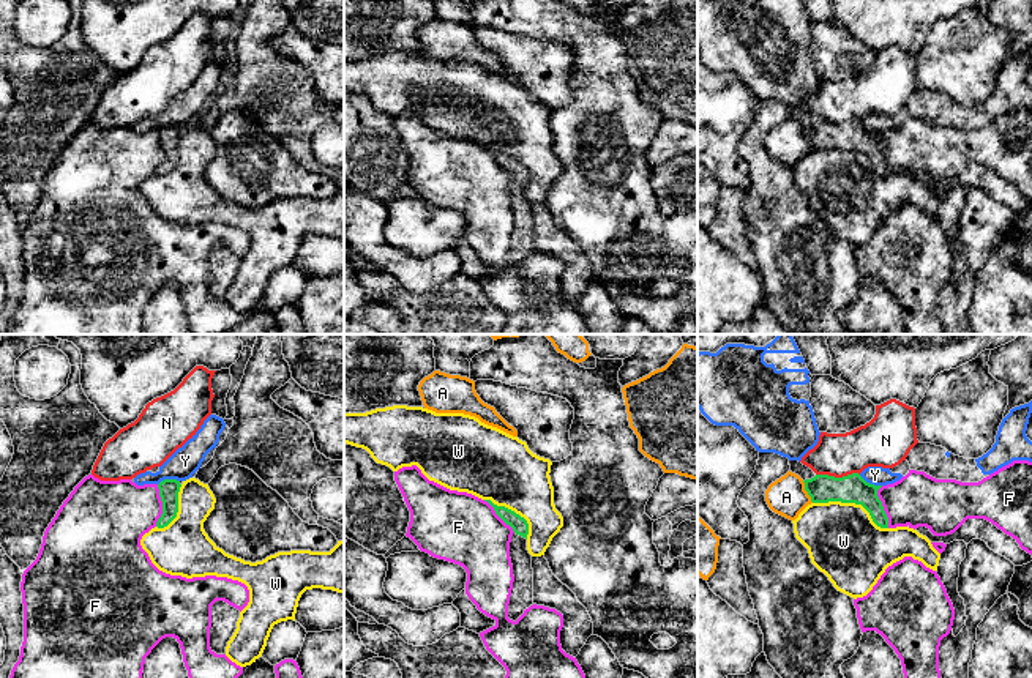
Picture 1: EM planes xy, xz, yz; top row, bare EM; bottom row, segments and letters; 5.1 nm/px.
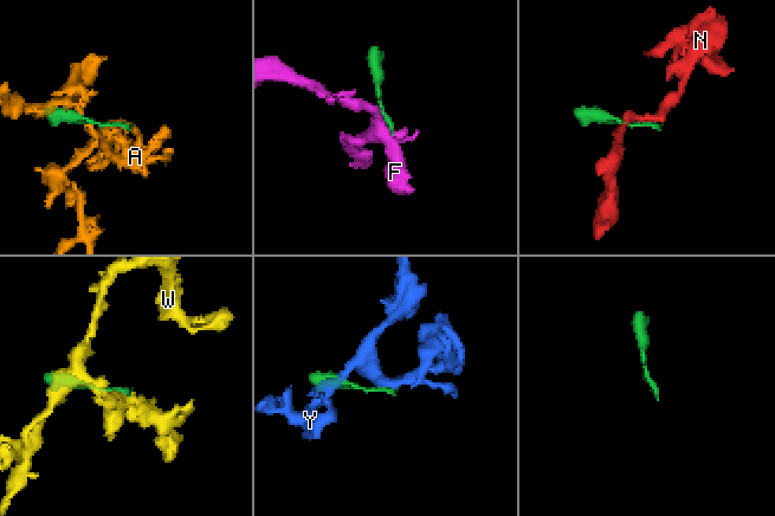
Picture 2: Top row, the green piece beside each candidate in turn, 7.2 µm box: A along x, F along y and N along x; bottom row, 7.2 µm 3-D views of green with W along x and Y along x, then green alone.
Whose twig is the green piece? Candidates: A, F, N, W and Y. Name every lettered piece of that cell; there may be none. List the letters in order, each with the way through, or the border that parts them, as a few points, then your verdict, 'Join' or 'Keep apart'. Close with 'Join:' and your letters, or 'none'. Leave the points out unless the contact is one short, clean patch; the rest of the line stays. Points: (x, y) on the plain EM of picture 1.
A: Keep apart
F: Keep apart
N: Keep apart
W: Keep apart
Y: Keep apart
Join: none

